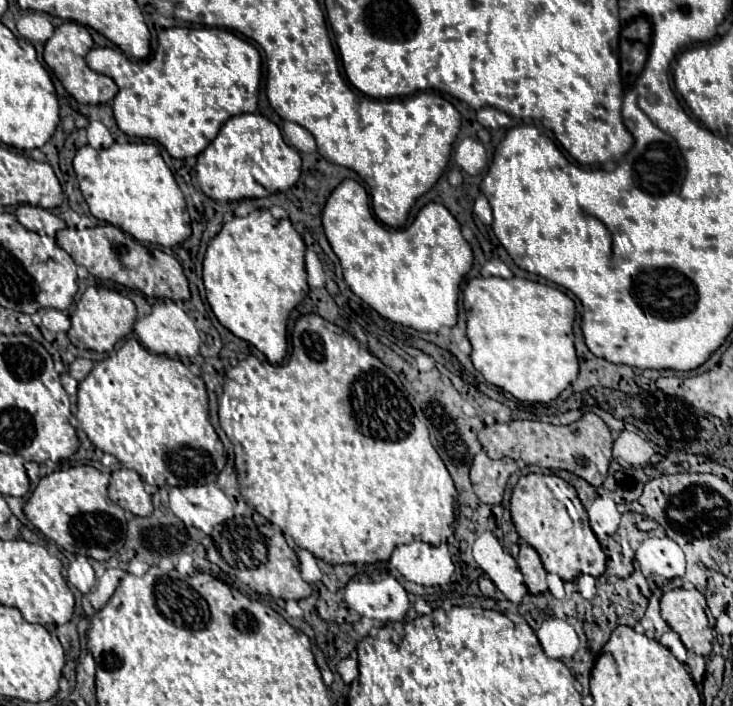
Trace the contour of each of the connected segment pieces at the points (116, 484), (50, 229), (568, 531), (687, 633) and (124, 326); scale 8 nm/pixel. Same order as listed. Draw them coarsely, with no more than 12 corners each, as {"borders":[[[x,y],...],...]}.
{"borders":[[[131,469],[111,475],[109,497],[121,509],[147,517],[151,495]],[[19,205],[23,227],[54,237],[66,227],[60,217],[40,207]],[[529,473],[509,509],[519,537],[563,581],[603,575],[575,489]],[[697,589],[661,597],[661,617],[697,655],[713,629]],[[101,285],[77,301],[67,335],[113,351],[133,331],[135,303]]]}

